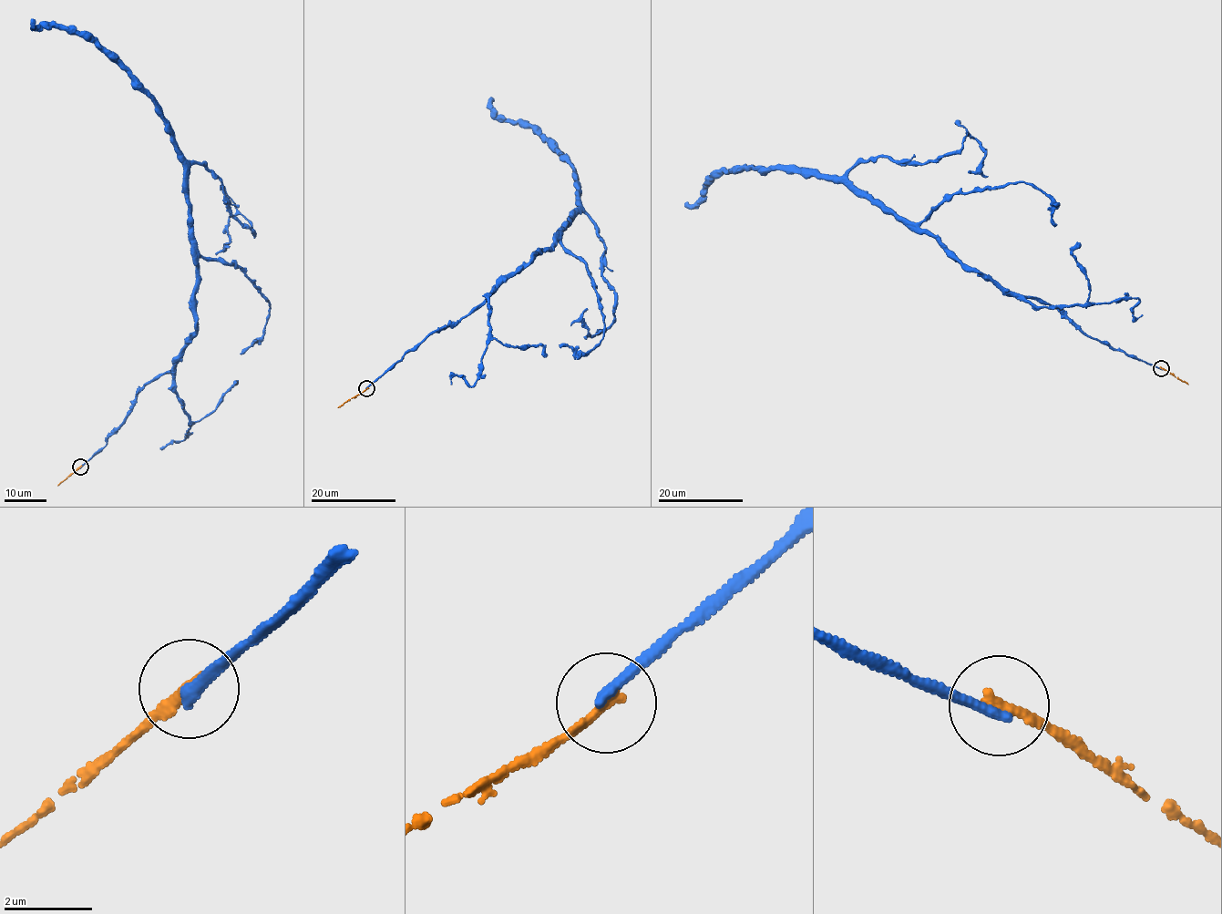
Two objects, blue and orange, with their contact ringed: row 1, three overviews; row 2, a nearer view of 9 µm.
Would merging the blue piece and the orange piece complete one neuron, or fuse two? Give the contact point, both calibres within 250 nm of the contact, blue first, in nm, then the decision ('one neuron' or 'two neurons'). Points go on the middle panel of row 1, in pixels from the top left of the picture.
(366, 388) | 280/240 nm | two neurons

